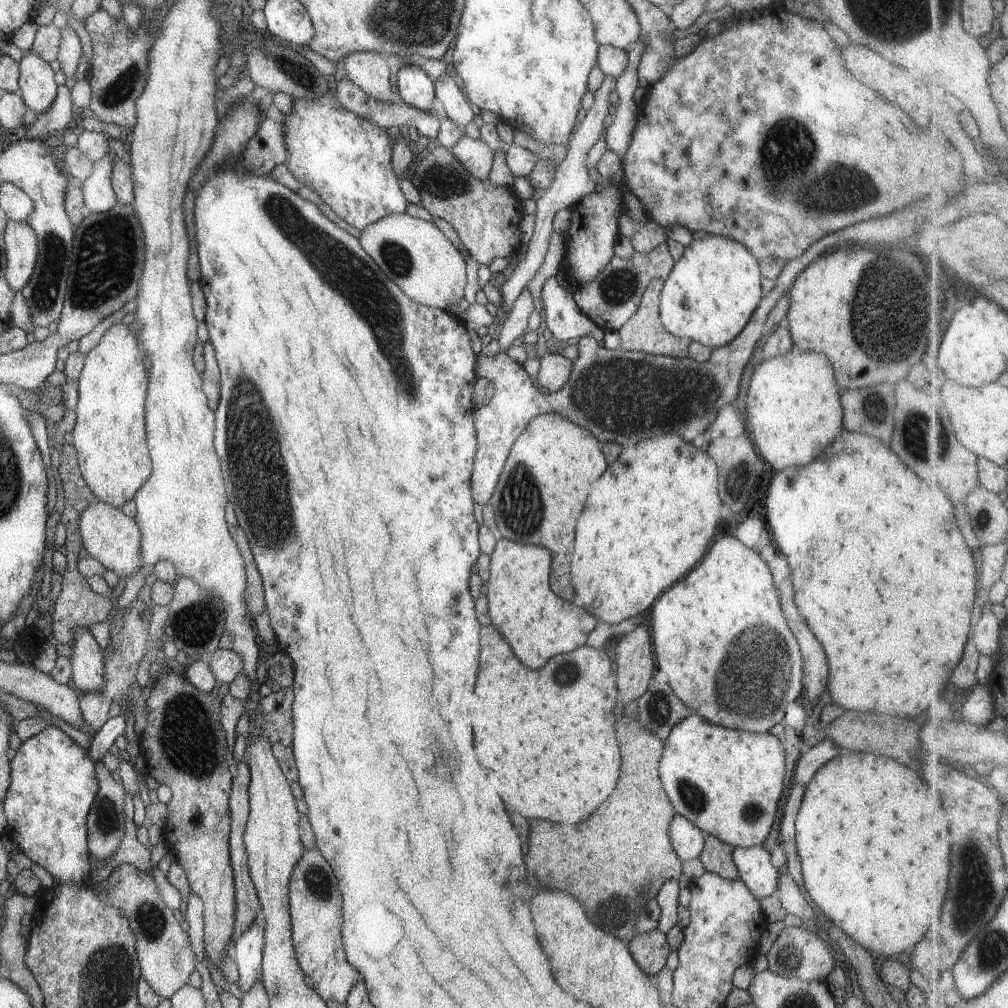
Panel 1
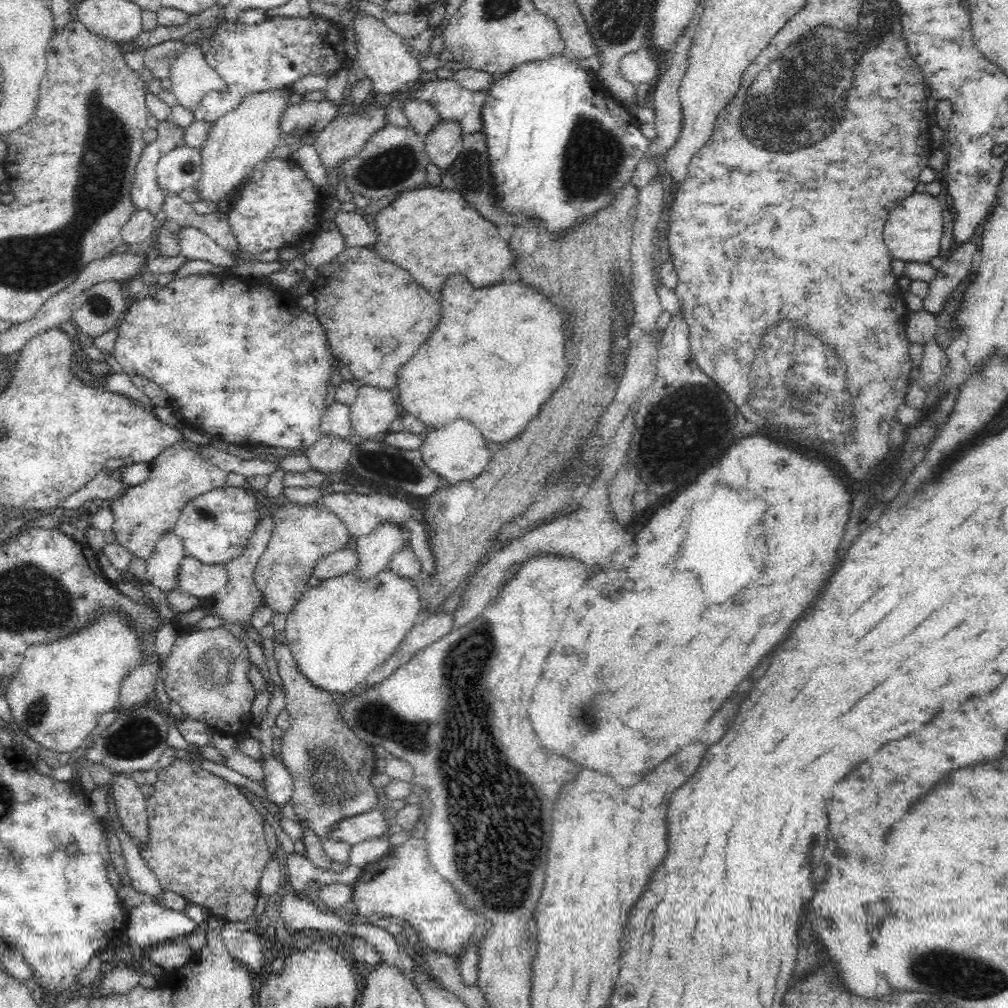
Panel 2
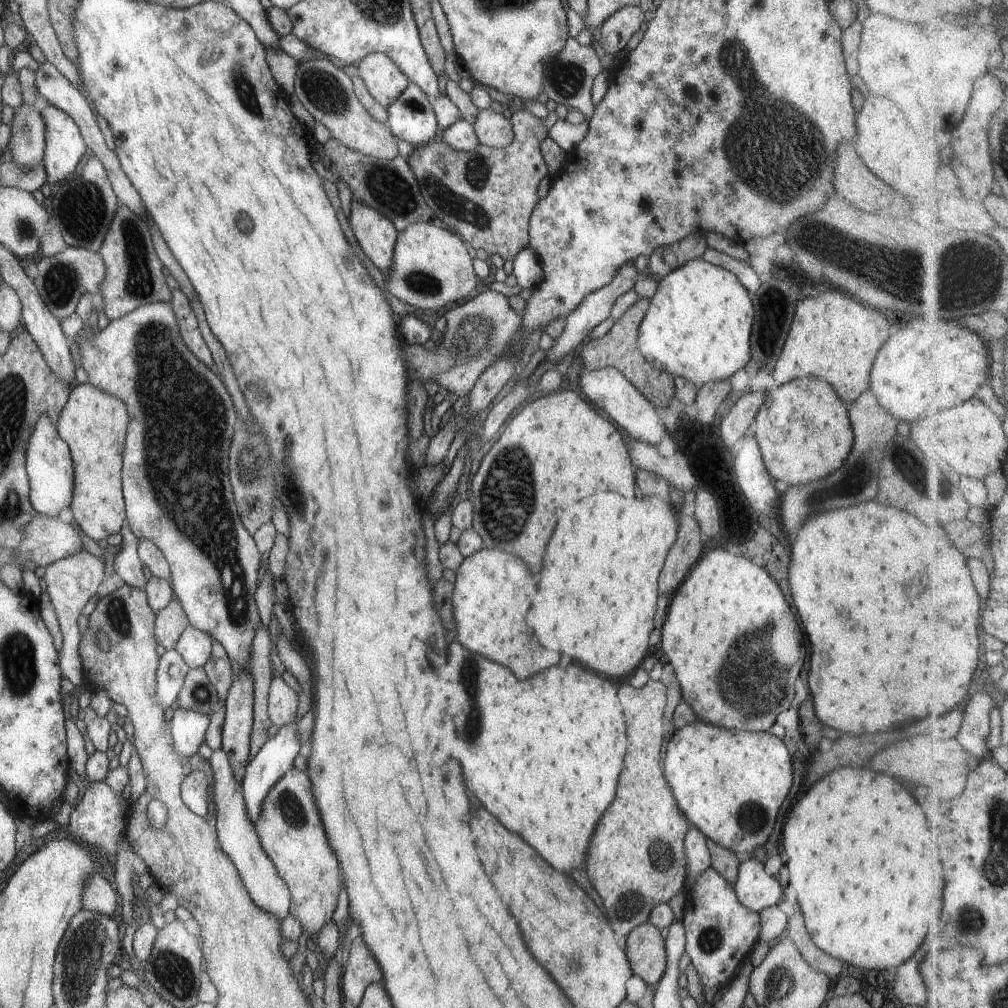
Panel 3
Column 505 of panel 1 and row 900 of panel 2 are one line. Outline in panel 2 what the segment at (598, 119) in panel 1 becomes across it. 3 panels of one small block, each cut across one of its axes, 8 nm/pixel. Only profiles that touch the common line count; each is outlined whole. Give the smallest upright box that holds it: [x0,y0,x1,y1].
[278,893,342,931]

